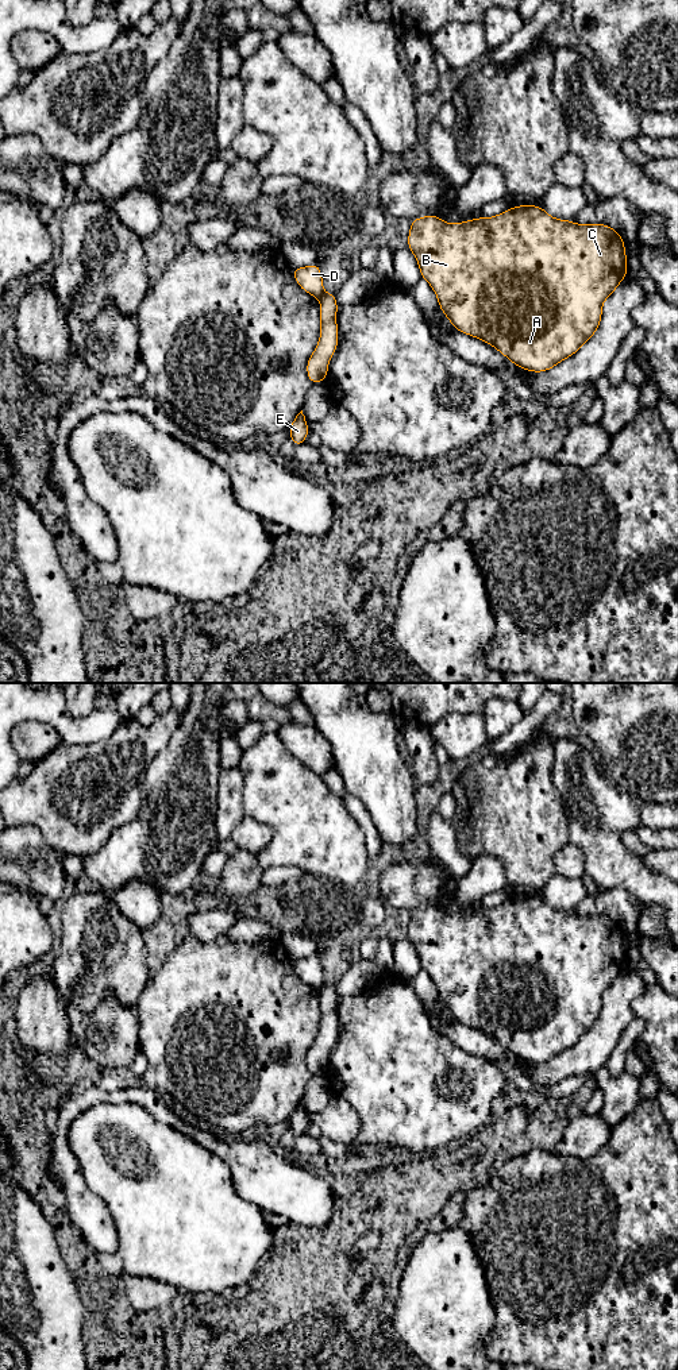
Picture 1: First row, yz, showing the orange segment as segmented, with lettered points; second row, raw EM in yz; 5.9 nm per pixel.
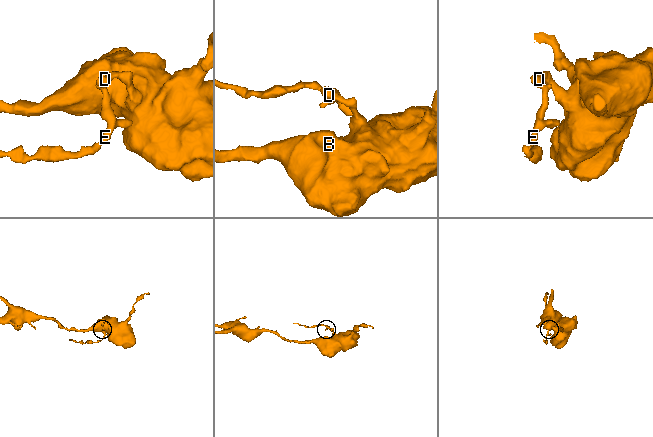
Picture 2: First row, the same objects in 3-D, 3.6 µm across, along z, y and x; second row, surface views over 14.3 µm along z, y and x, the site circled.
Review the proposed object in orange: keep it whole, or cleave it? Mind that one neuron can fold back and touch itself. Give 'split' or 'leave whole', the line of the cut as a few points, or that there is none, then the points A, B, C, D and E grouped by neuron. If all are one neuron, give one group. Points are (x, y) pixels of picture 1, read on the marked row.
split | yz (324, 293), (319, 298) | A B C D / E

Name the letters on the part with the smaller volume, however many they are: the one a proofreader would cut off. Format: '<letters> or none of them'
E

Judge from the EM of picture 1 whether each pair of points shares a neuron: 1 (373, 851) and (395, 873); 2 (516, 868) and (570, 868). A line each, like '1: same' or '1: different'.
1: different
2: different

